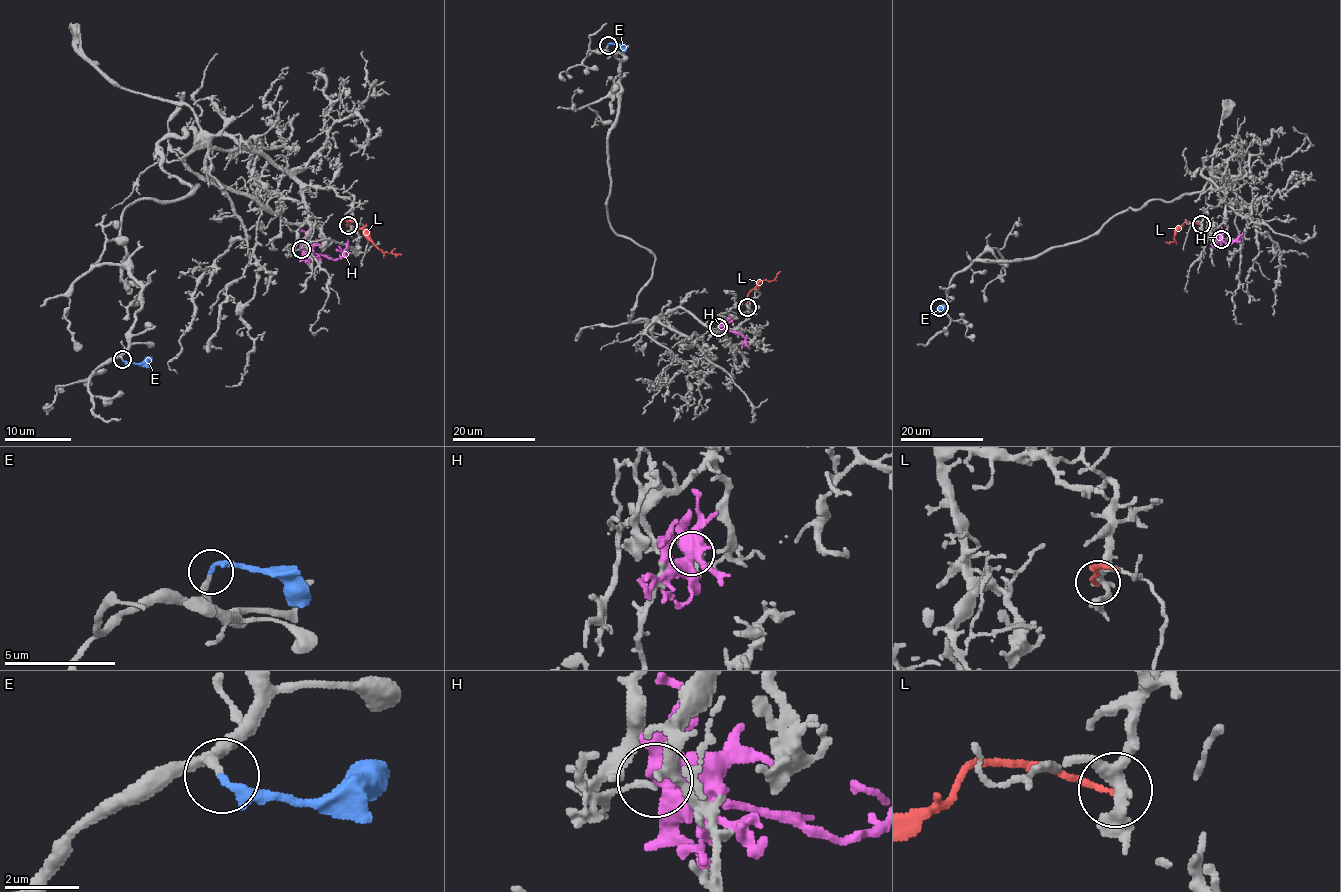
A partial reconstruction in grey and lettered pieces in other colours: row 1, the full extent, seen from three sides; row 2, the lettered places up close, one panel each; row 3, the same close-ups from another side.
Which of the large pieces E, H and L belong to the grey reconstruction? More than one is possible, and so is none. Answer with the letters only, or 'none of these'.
E

